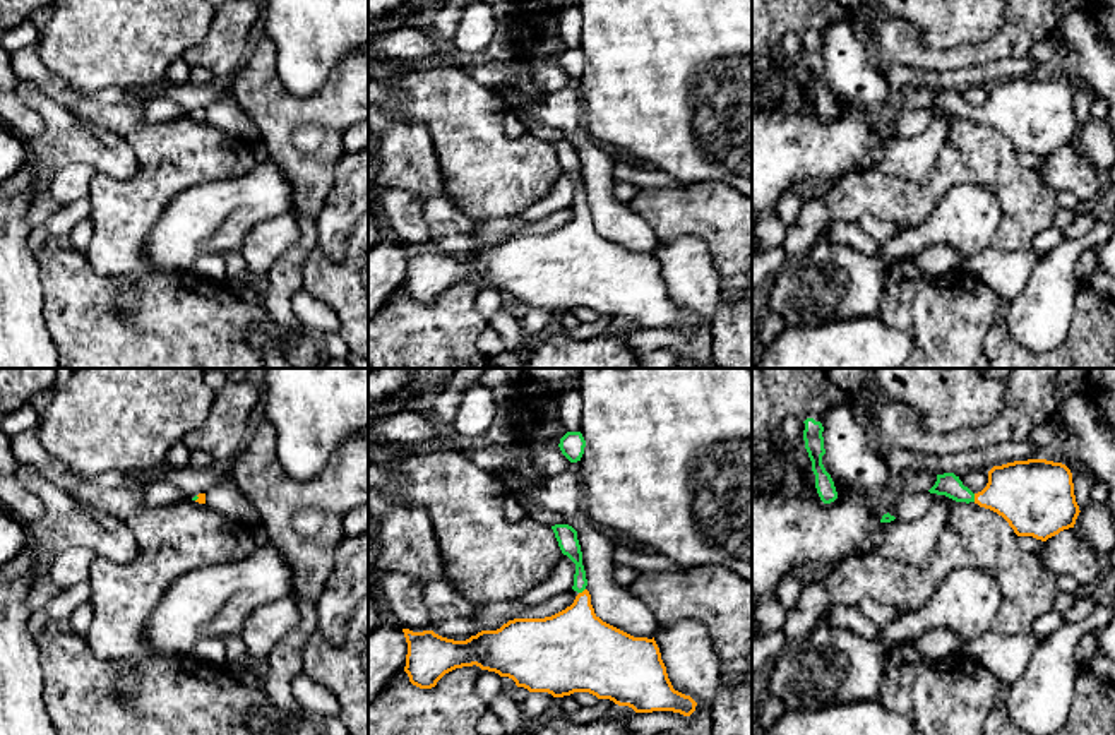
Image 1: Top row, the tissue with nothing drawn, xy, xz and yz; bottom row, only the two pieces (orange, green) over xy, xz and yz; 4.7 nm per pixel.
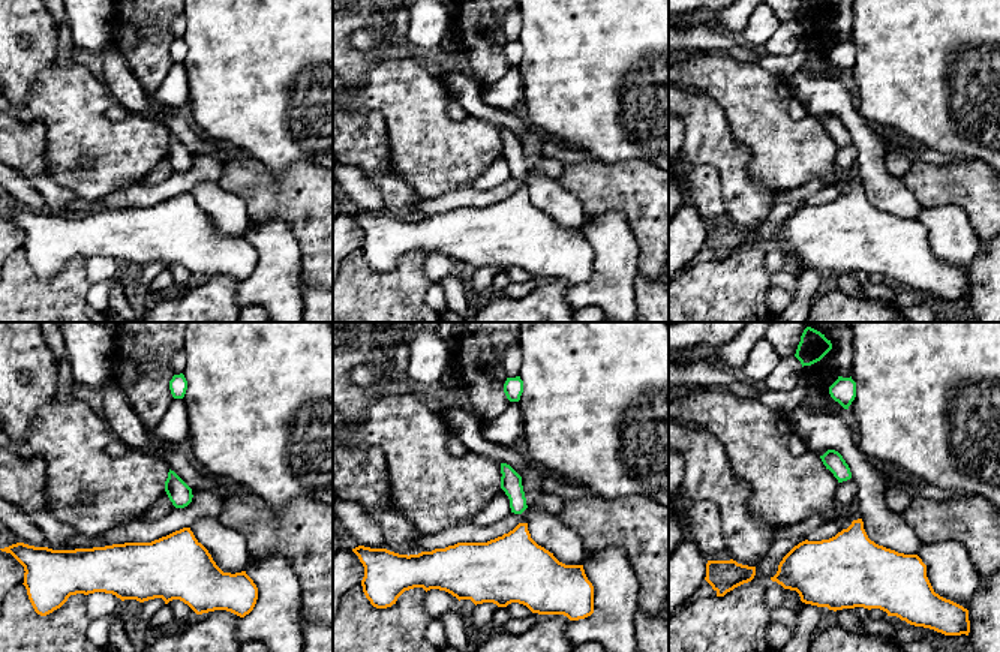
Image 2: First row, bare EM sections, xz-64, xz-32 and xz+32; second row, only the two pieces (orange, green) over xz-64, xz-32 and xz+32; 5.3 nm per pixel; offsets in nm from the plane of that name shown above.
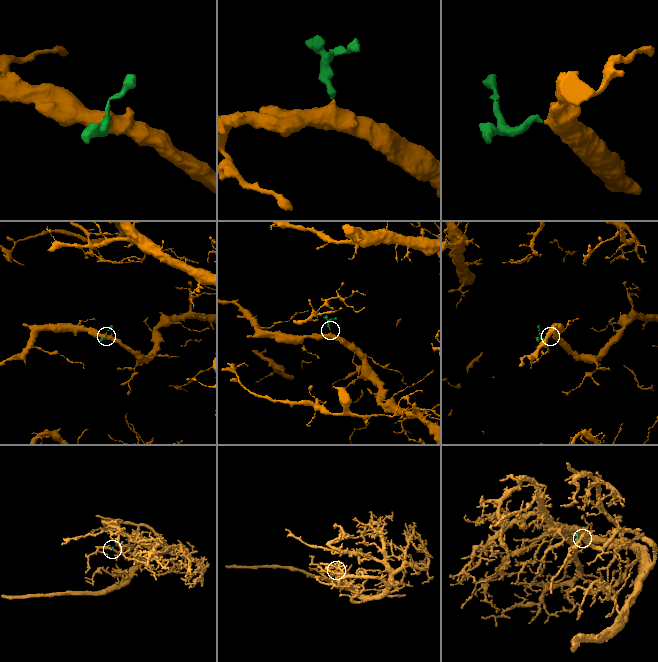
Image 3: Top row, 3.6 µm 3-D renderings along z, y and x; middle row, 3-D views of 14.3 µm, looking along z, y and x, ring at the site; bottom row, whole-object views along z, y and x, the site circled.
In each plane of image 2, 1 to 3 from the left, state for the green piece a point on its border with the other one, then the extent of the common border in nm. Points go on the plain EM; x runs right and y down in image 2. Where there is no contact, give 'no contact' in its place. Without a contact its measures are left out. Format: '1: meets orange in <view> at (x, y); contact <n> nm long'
1: no contact
2: no contact
3: no contact

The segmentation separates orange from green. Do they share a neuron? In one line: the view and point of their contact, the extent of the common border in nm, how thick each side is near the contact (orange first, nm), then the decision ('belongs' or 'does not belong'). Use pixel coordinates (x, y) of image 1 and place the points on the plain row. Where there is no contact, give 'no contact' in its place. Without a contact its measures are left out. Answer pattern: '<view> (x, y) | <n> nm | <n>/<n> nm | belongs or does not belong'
yz (975, 113) | 40 nm | 320/110 nm | belongs

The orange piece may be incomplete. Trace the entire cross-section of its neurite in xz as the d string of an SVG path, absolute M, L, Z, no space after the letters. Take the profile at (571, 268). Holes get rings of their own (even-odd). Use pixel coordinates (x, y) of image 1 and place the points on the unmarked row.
M555 140L552 146L562 170L575 180L572 206L579 211L574 219L552 233L514 235L497 247L481 247L466 257L447 255L433 247L402 245L408 259L404 288L409 298L420 305L432 305L445 290L476 281L512 295L517 303L529 308L548 308L553 314L589 308L598 315L629 322L635 329L673 327L690 332L697 319L673 305L654 254L634 254L594 230L591 211L586 206L587 195L577 147L569 140Z

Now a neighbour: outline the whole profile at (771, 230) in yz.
M776 207L766 211L755 230L752 254L766 254L771 252L772 248L781 247L786 230L788 228L778 216Z

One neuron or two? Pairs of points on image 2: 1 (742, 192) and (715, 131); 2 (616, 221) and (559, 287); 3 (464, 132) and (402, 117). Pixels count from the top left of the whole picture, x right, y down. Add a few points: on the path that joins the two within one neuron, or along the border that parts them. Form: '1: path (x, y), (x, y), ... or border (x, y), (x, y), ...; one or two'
1: path (735, 177), (730, 161), (715, 146); one
2: border (571, 285), (567, 291), (567, 303), (570, 306); two
3: path (449, 132), (425, 132), (417, 125); one

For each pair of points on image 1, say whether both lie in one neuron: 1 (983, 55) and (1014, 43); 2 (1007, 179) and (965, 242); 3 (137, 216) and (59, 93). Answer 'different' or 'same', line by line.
1: same
2: different
3: same

